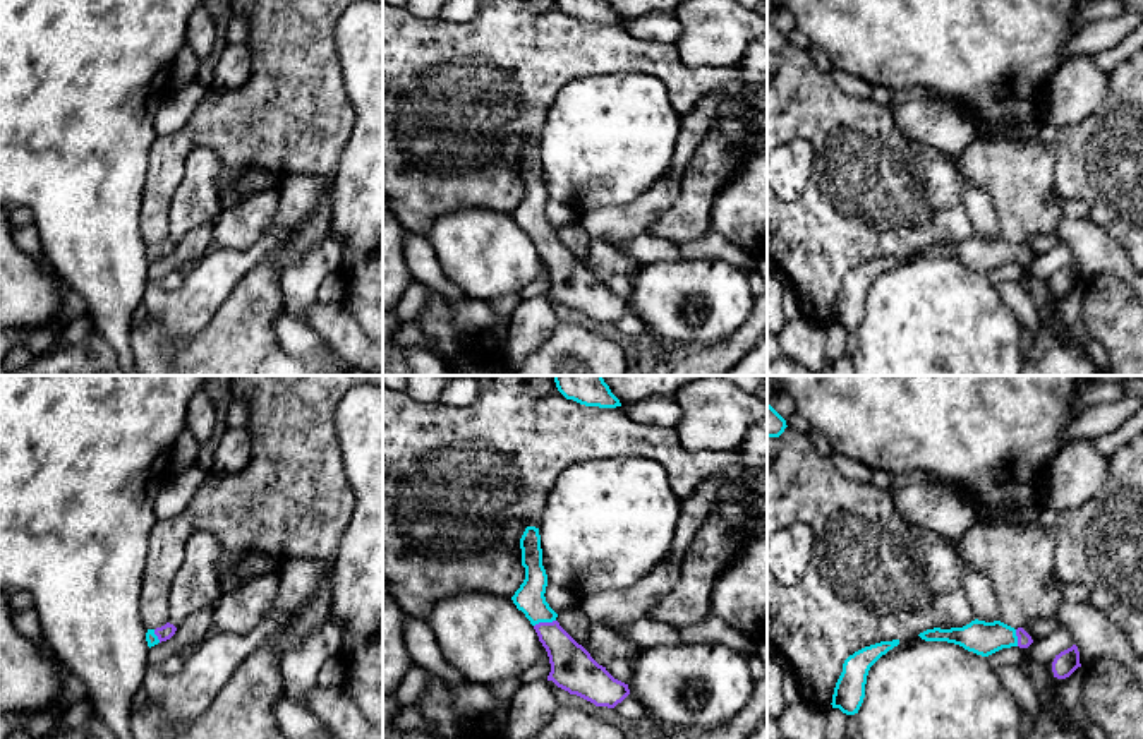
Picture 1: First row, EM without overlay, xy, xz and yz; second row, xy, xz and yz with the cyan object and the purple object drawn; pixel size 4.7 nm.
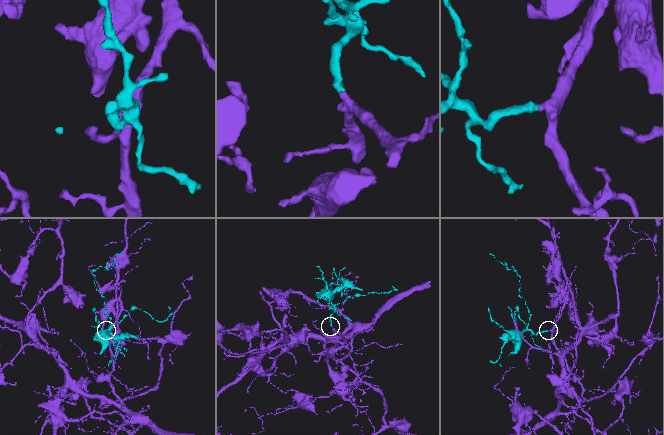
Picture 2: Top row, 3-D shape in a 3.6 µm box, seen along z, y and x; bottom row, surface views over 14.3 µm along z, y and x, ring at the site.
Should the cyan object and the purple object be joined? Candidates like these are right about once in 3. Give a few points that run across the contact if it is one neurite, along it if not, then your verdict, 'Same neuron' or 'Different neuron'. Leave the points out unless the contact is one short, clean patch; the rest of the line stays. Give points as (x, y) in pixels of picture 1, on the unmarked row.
Line: xz (529, 215), (544, 237), (572, 282). Same neuron

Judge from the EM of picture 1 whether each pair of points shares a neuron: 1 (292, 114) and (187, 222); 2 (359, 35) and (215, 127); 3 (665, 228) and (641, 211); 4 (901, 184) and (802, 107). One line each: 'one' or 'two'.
1: two
2: two
3: two
4: one

